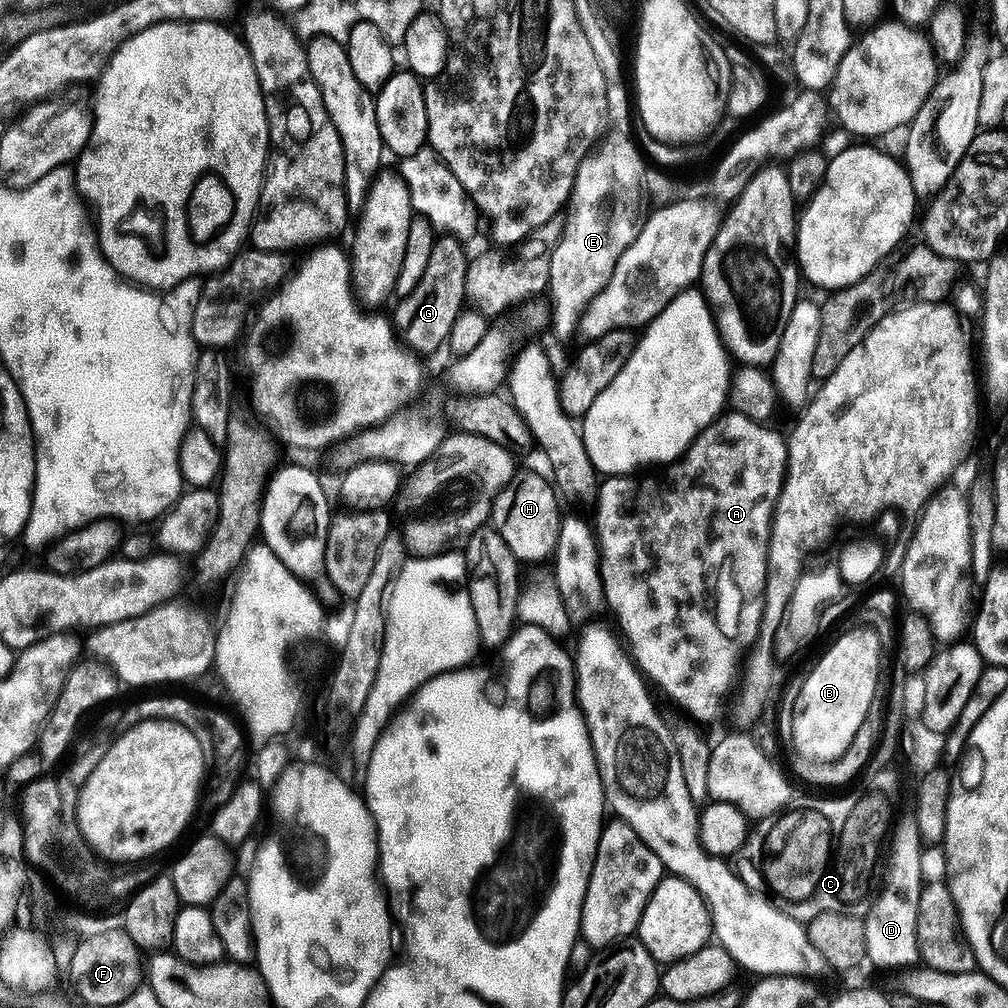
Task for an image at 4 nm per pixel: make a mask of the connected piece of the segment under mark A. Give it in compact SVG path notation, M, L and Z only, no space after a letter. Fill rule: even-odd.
M728 410L705 426L677 460L663 465L659 470L652 470L647 474L609 476L599 481L594 510L600 550L600 577L606 606L616 615L622 636L624 631L623 639L630 649L636 667L684 708L691 704L700 704L702 711L714 711L719 706L720 699L731 690L732 679L735 676L737 679L742 657L749 651L752 641L760 632L760 619L764 613L764 587L768 581L768 543L772 533L772 515L776 512L776 503L784 485L784 472L788 468L788 445L785 437L779 436L774 429L768 427L772 426L746 418L741 412Z

